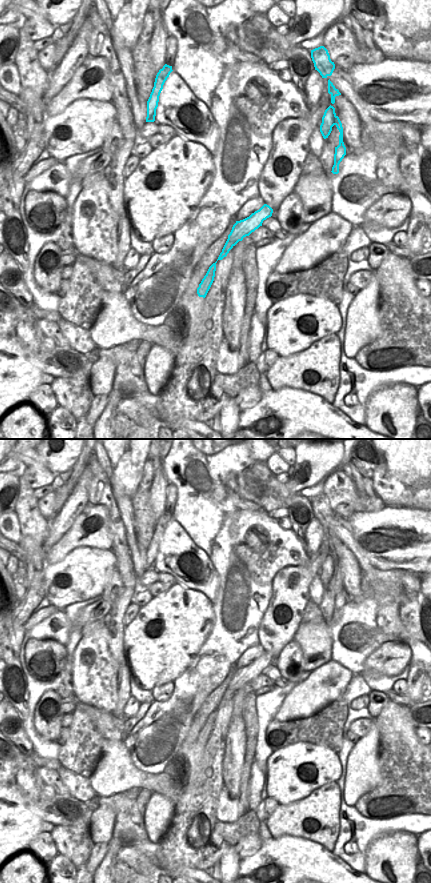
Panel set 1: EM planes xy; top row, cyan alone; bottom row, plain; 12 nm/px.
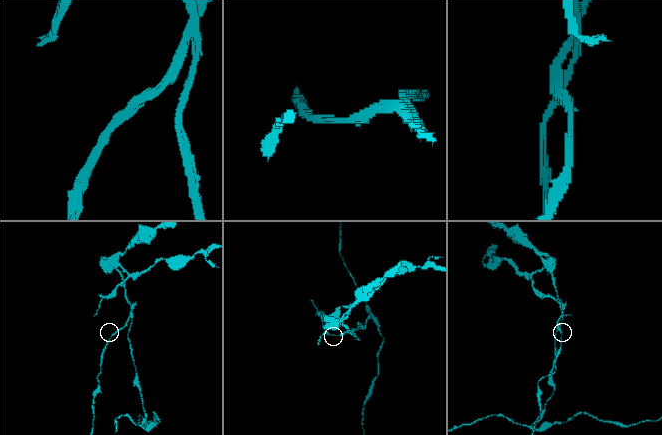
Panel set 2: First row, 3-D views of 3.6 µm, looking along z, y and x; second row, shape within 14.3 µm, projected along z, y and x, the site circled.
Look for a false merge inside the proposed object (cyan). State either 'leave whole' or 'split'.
split

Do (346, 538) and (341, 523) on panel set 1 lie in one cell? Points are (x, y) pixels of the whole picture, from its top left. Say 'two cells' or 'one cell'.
one cell

